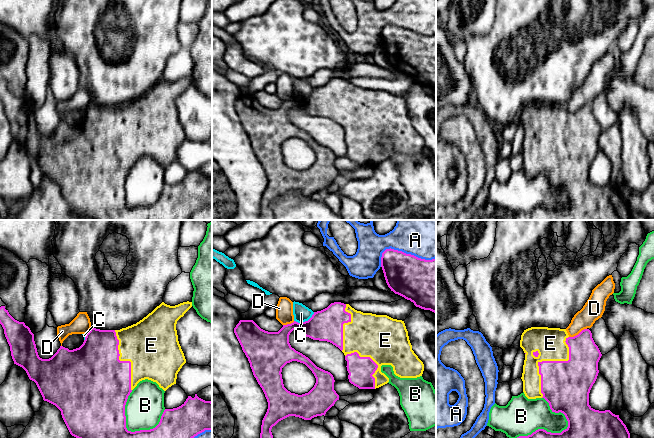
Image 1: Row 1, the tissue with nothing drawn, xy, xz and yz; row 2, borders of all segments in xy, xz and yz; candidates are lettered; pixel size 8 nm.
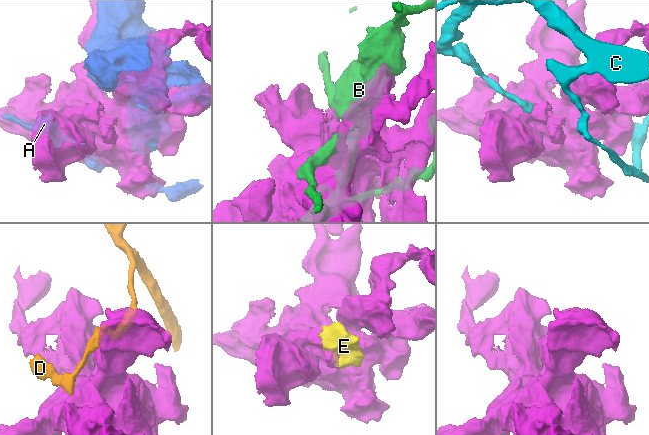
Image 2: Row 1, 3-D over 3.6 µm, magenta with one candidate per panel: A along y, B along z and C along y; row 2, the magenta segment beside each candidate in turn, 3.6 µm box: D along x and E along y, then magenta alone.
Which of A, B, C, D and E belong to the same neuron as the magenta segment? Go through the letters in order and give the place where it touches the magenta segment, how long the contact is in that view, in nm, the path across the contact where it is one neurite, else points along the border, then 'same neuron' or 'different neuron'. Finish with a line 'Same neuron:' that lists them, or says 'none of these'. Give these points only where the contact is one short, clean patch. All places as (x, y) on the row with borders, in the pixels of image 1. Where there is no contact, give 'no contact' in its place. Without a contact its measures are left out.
A: meets magenta in xz at (402, 252); contact 460 nm long; different neuron
B: meets magenta in yz at (544, 430); contact 440 nm long; different neuron
C: meets magenta in xz at (305, 321); contact 180 nm long; different neuron
D: meets magenta in yz at (578, 334); contact 160 nm long; different neuron
E: meets magenta in yz at (547, 361); contact 550 nm long; same neuron
Same neuron: E

